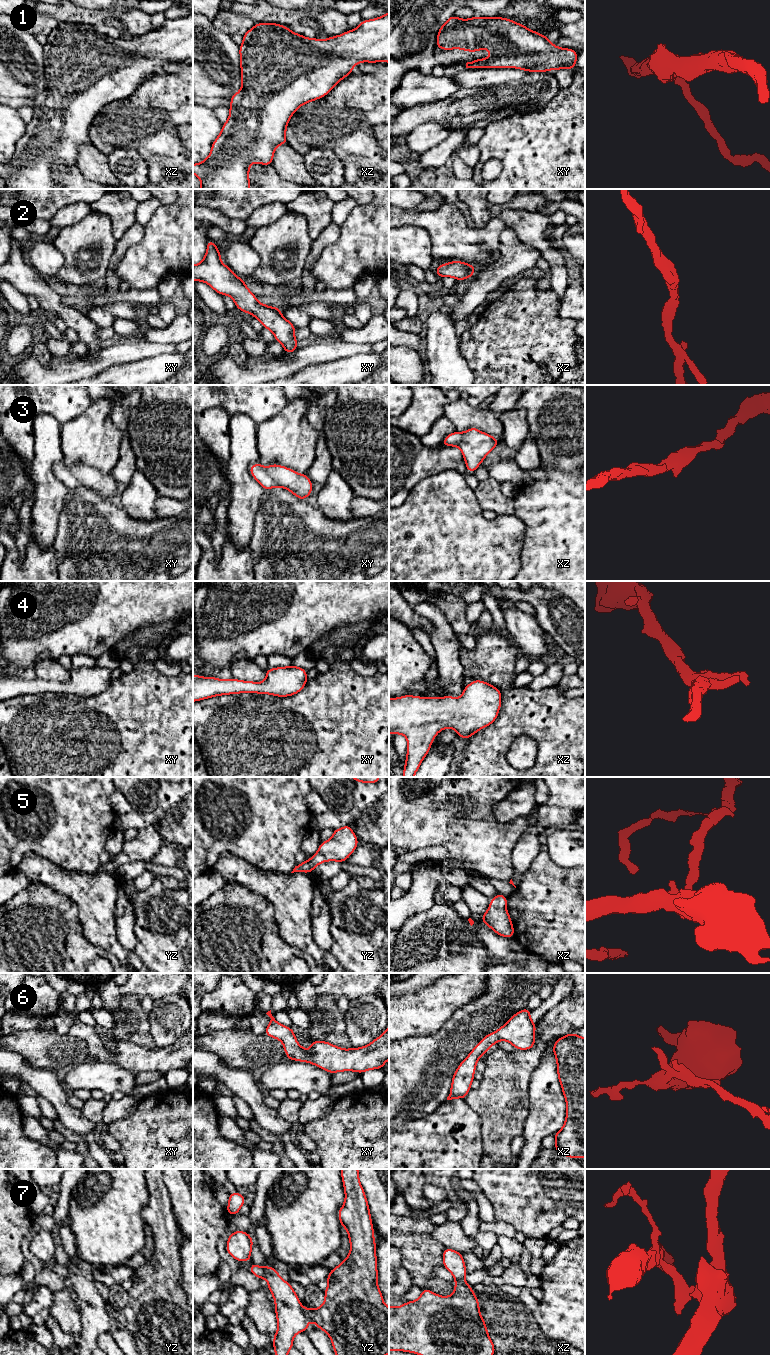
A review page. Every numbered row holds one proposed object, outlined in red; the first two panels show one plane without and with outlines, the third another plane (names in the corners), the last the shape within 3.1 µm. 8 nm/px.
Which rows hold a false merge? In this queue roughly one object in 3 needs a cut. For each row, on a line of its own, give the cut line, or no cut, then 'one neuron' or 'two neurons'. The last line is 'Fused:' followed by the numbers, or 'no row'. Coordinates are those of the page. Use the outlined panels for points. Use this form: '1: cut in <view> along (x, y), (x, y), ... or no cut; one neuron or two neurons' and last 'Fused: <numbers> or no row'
1: no cut; one neuron
2: no cut; one neuron
3: no cut; one neuron
4: no cut; one neuron
5: no cut; one neuron
6: no cut; one neuron
7: cut in yz along (303, 1309), (308, 1318); two neurons
Fused: 7

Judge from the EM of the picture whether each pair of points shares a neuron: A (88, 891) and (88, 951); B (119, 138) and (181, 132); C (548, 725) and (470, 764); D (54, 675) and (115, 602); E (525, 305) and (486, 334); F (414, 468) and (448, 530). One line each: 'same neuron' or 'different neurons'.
A: different neurons
B: different neurons
C: same neuron
D: different neurons
E: same neuron
F: different neurons

